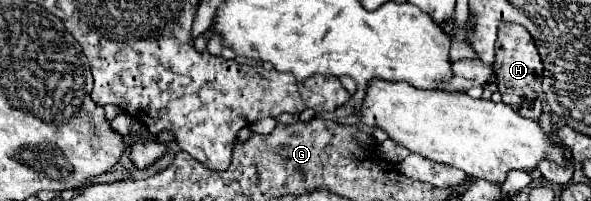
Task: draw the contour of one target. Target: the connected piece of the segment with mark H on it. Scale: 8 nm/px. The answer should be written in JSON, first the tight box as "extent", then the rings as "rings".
{"extent":[493,22,543,120],"rings":[[[511,22],[499,24],[499,36],[495,42],[495,58],[497,62],[493,66],[493,72],[495,72],[503,102],[509,104],[523,118],[537,120],[543,108],[543,90],[541,90],[543,64],[531,34],[521,24],[511,24]]]}

